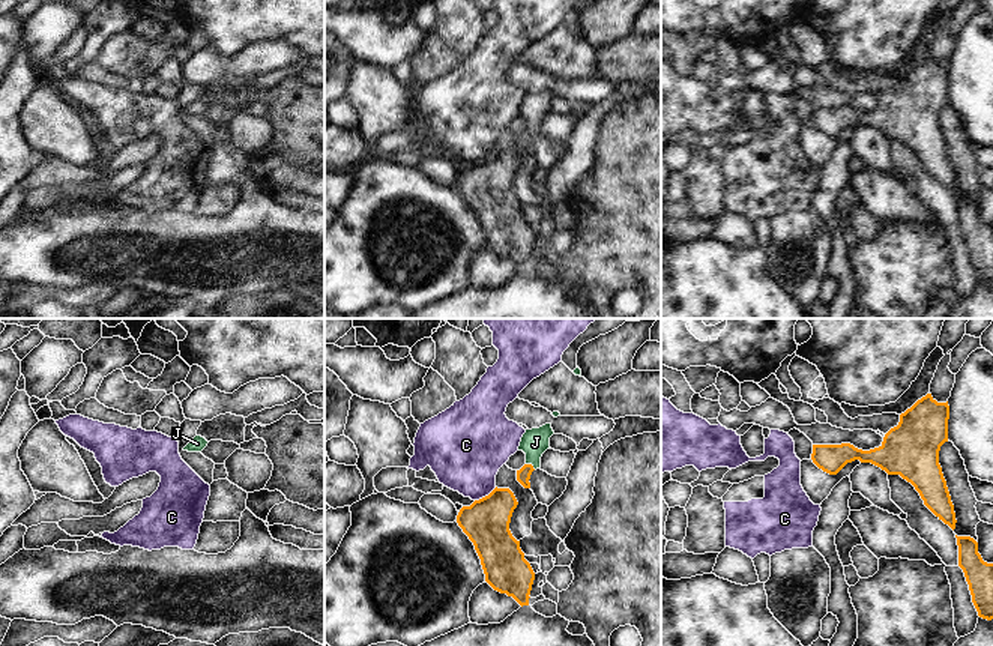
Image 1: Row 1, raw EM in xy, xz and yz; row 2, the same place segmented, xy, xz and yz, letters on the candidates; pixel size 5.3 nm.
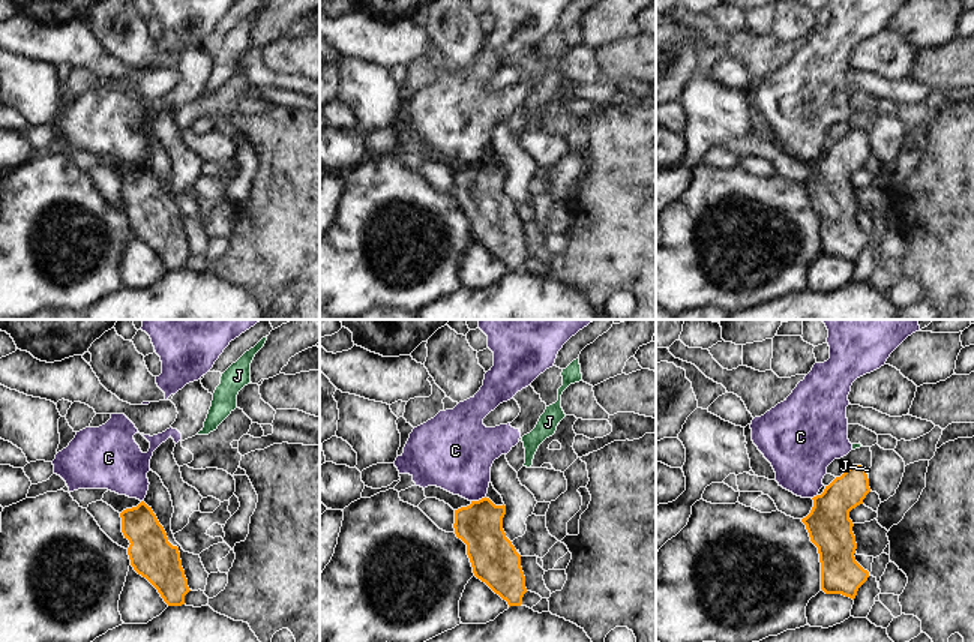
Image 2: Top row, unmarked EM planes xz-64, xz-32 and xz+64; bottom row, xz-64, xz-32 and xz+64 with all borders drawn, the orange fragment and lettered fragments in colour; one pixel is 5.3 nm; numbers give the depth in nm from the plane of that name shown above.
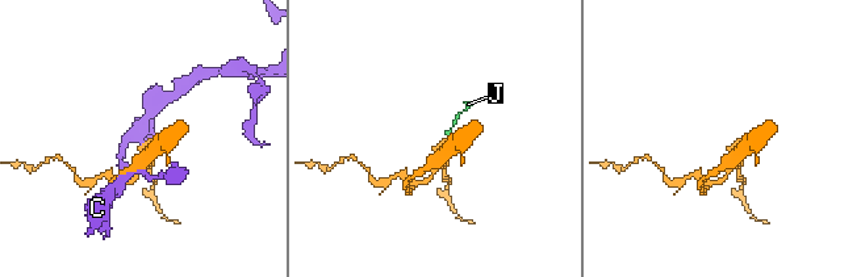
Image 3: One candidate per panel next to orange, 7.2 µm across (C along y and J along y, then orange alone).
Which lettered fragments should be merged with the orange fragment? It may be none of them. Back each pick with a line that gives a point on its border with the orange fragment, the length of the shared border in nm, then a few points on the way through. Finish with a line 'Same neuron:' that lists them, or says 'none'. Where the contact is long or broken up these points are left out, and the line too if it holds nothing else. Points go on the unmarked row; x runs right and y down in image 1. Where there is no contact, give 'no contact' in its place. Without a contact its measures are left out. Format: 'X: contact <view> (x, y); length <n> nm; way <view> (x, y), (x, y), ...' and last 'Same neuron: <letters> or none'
J: contact xz (531, 128); length 70 nm; way xz (523, 138), (531, 128), (535, 105)
Same neuron: J

